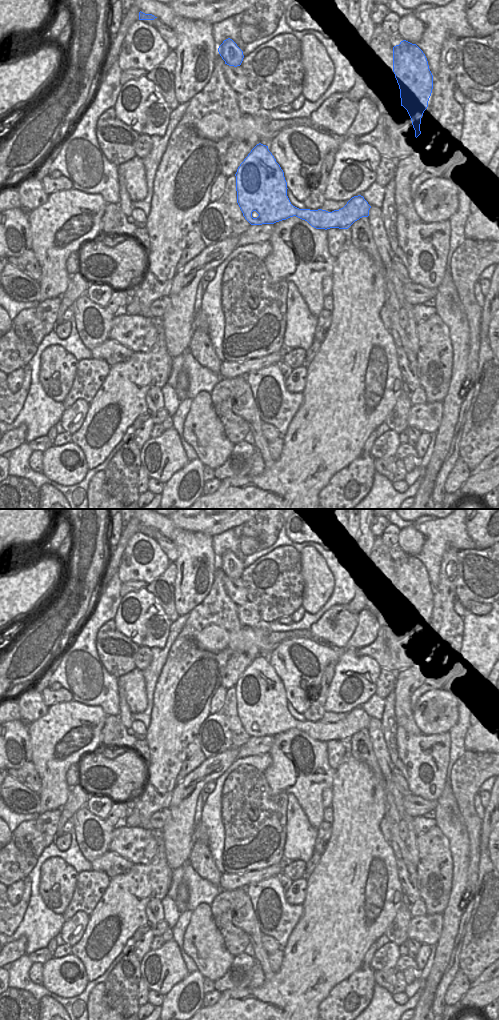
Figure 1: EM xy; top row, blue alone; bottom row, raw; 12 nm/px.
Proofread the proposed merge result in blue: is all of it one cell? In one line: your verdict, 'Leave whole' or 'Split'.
Split

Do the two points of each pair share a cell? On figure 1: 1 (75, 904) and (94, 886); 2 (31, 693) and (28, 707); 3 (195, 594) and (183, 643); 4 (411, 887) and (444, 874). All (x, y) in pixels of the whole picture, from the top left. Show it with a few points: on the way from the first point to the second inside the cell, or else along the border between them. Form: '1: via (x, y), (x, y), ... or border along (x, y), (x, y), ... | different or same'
1: via (80, 900), (89, 891) | same
2: via (31, 696), (31, 704) | same
3: border along (208, 594), (188, 612) | different
4: border along (416, 879), (416, 887), (420, 898) | different

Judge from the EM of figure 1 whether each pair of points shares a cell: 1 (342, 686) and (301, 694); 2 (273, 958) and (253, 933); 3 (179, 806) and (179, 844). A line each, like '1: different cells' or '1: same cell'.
1: different cells
2: different cells
3: same cell

